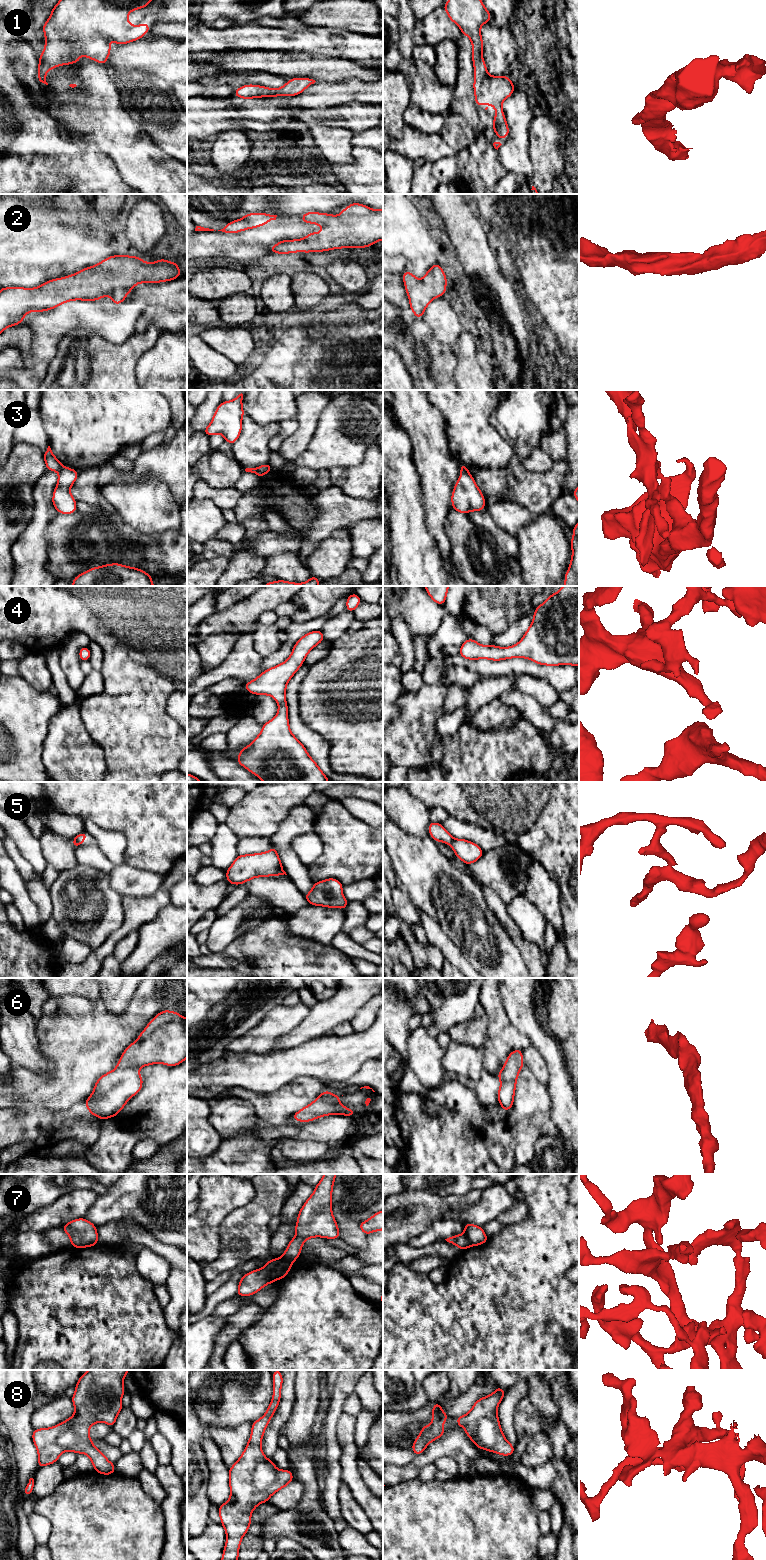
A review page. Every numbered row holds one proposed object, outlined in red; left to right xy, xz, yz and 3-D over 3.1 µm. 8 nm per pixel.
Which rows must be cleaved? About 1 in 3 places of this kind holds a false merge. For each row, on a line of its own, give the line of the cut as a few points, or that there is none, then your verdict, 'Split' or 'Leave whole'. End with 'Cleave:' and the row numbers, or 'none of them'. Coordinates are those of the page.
1: No split. Leave whole
2: No split. Leave whole
3: Split along xy (63, 467), (59, 472). Split
4: No split. Leave whole
5: Split along yz (454, 839), (450, 845). Split
6: No split. Leave whole
7: Split along yz (464, 1234), (471, 1245). Split
8: No split. Leave whole
Cleave: 3, 5, 7

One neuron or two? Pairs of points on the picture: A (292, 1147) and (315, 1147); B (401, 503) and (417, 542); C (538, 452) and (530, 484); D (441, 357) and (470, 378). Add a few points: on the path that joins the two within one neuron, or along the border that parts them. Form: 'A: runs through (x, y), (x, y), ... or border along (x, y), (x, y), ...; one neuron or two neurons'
A: runs through (298, 1147), (309, 1147); one neuron
B: runs through (406, 513), (409, 532); one neuron
C: border along (554, 462), (543, 472), (531, 472), (522, 464); two neurons
D: border along (452, 349), (456, 358), (455, 379); two neurons

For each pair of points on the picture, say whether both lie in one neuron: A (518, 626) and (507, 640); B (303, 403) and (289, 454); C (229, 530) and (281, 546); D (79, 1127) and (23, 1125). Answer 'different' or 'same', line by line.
A: same
B: same
C: different
D: same

